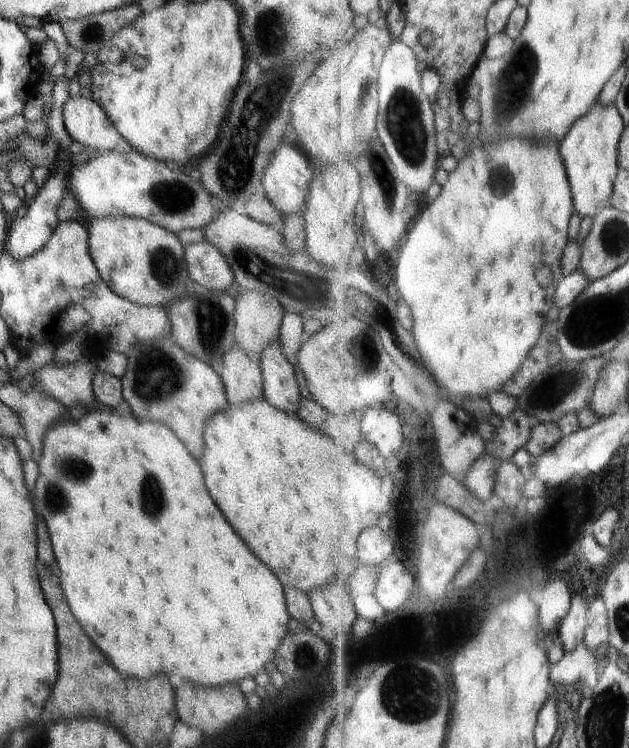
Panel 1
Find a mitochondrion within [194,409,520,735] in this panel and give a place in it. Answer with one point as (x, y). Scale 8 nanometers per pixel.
(428, 701)

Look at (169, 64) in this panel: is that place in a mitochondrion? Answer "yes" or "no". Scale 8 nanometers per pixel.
no

